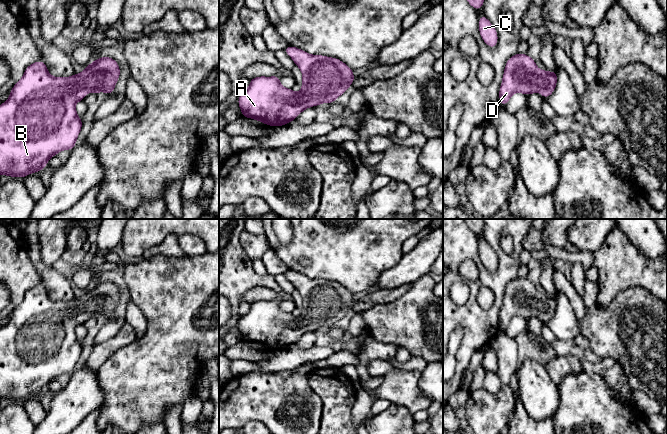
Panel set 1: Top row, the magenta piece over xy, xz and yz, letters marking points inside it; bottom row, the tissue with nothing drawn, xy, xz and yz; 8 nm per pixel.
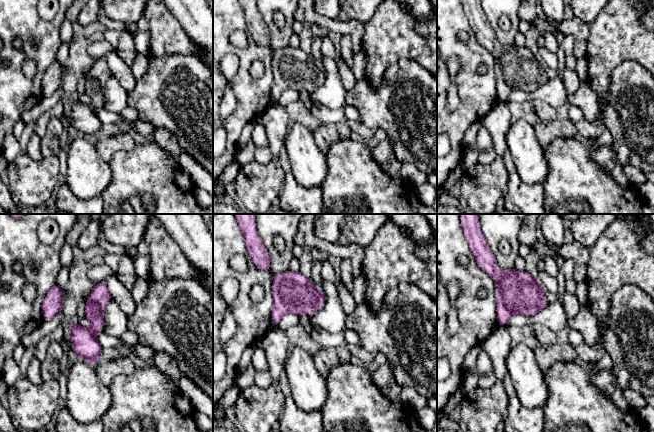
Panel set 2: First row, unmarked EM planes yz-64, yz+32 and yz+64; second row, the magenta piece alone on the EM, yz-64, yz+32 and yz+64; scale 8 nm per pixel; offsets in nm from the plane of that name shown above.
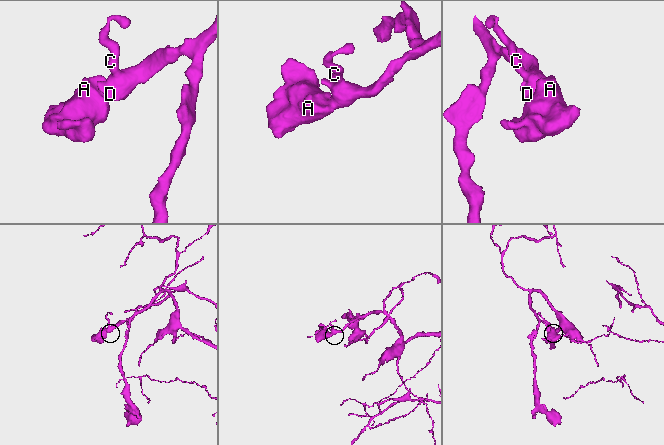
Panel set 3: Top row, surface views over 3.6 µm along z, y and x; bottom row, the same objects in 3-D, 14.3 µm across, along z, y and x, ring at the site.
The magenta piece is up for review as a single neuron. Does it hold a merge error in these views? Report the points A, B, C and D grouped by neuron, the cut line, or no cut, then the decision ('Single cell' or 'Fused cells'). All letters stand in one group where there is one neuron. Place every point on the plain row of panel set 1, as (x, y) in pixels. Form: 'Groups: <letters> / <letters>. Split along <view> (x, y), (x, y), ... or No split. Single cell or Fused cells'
Groups: A B C D. No split. Single cell

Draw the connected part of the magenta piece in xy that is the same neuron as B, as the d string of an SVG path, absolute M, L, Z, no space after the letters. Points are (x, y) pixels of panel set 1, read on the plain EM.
M100 281L95 285L91 285L90 289L86 291L80 298L74 298L71 301L53 301L48 297L47 289L39 284L30 288L24 295L23 301L13 310L10 315L10 320L7 325L0 329L0 399L8 399L10 401L25 402L30 397L40 396L48 387L49 383L57 379L62 374L72 374L76 369L77 361L82 353L82 343L77 339L75 328L83 325L87 316L97 318L101 315L110 319L115 315L115 308L120 301L119 288L111 281Z

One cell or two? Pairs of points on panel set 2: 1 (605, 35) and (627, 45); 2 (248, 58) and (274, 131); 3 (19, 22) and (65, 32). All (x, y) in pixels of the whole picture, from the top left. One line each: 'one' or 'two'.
1: one
2: two
3: two

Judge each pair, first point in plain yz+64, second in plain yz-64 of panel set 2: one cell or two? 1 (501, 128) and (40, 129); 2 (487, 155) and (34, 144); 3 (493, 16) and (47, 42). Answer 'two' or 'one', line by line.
1: two
2: one
3: one

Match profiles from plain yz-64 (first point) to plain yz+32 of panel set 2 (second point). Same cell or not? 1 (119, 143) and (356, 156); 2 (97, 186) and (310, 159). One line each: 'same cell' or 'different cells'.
1: different cells
2: same cell

